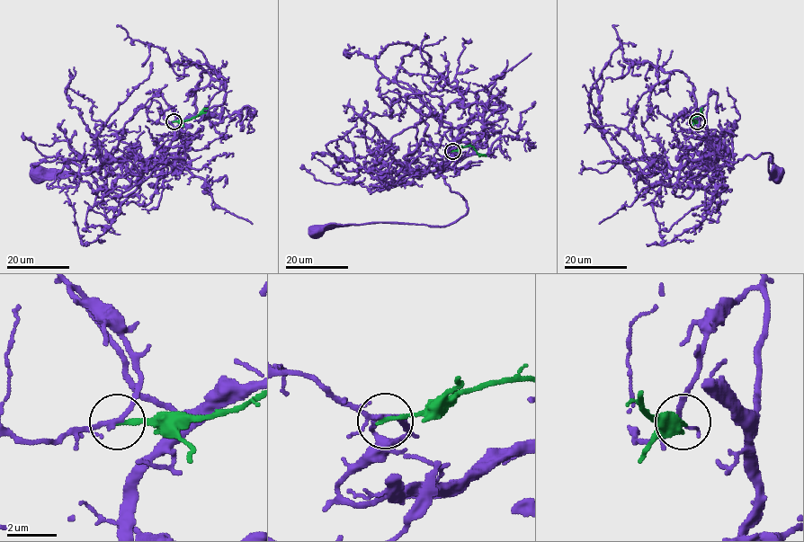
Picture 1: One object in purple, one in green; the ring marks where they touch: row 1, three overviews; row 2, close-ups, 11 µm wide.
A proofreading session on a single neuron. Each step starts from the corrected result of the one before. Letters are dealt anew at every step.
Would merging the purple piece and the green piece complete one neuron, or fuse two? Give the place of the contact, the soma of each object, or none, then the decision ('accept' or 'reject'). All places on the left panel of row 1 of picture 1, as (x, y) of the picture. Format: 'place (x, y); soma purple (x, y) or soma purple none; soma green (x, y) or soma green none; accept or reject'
place (174, 121); soma purple (37, 173); soma green none; reject

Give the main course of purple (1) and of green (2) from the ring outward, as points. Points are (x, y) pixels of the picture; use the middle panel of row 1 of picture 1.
1: (452, 150), (446, 160), (459, 160), (442, 173), (468, 208), (457, 220), (318, 231)
2: (452, 151), (470, 146), (478, 155), (486, 155)

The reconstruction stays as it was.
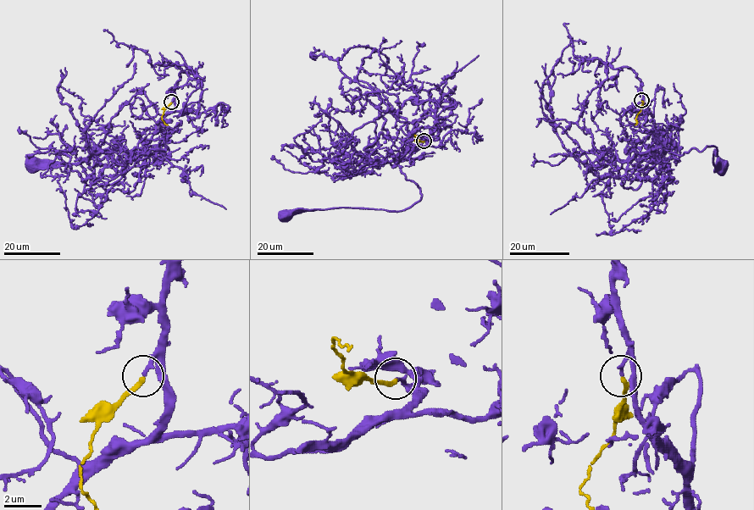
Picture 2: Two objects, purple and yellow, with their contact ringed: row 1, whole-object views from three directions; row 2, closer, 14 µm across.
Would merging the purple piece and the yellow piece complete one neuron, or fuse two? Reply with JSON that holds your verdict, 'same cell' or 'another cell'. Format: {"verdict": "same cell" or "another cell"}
{"verdict": "same cell"}

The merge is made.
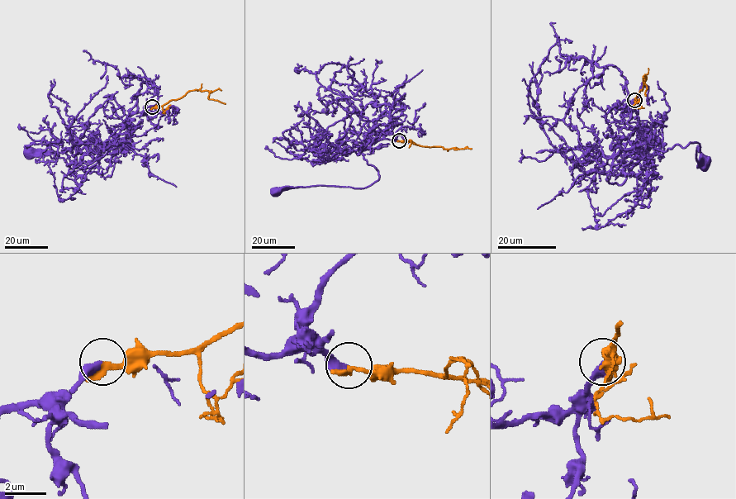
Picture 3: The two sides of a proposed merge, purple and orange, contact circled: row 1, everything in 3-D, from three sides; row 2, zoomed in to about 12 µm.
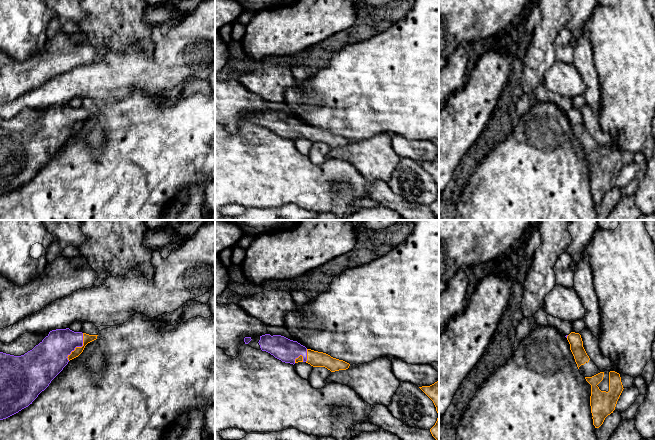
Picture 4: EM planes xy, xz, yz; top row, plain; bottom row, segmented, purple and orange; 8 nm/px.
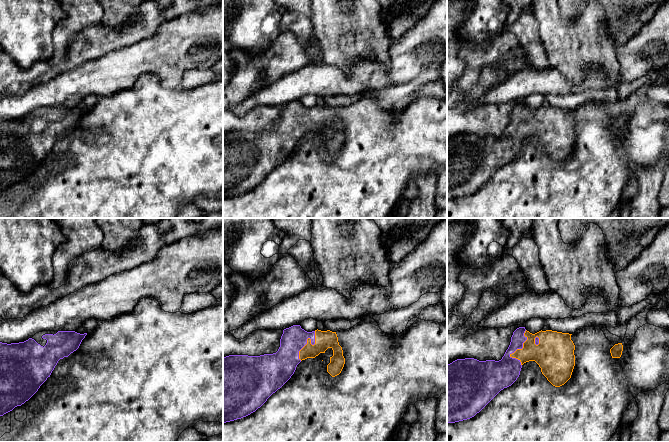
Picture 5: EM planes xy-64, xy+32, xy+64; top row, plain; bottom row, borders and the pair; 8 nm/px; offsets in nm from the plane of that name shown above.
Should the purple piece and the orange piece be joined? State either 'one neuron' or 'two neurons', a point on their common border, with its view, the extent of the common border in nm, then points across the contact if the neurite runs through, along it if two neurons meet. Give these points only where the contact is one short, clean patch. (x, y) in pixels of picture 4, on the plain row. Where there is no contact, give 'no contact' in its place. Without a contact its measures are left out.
one neuron; meets purple in xy at (78, 122); contact 260 nm long

